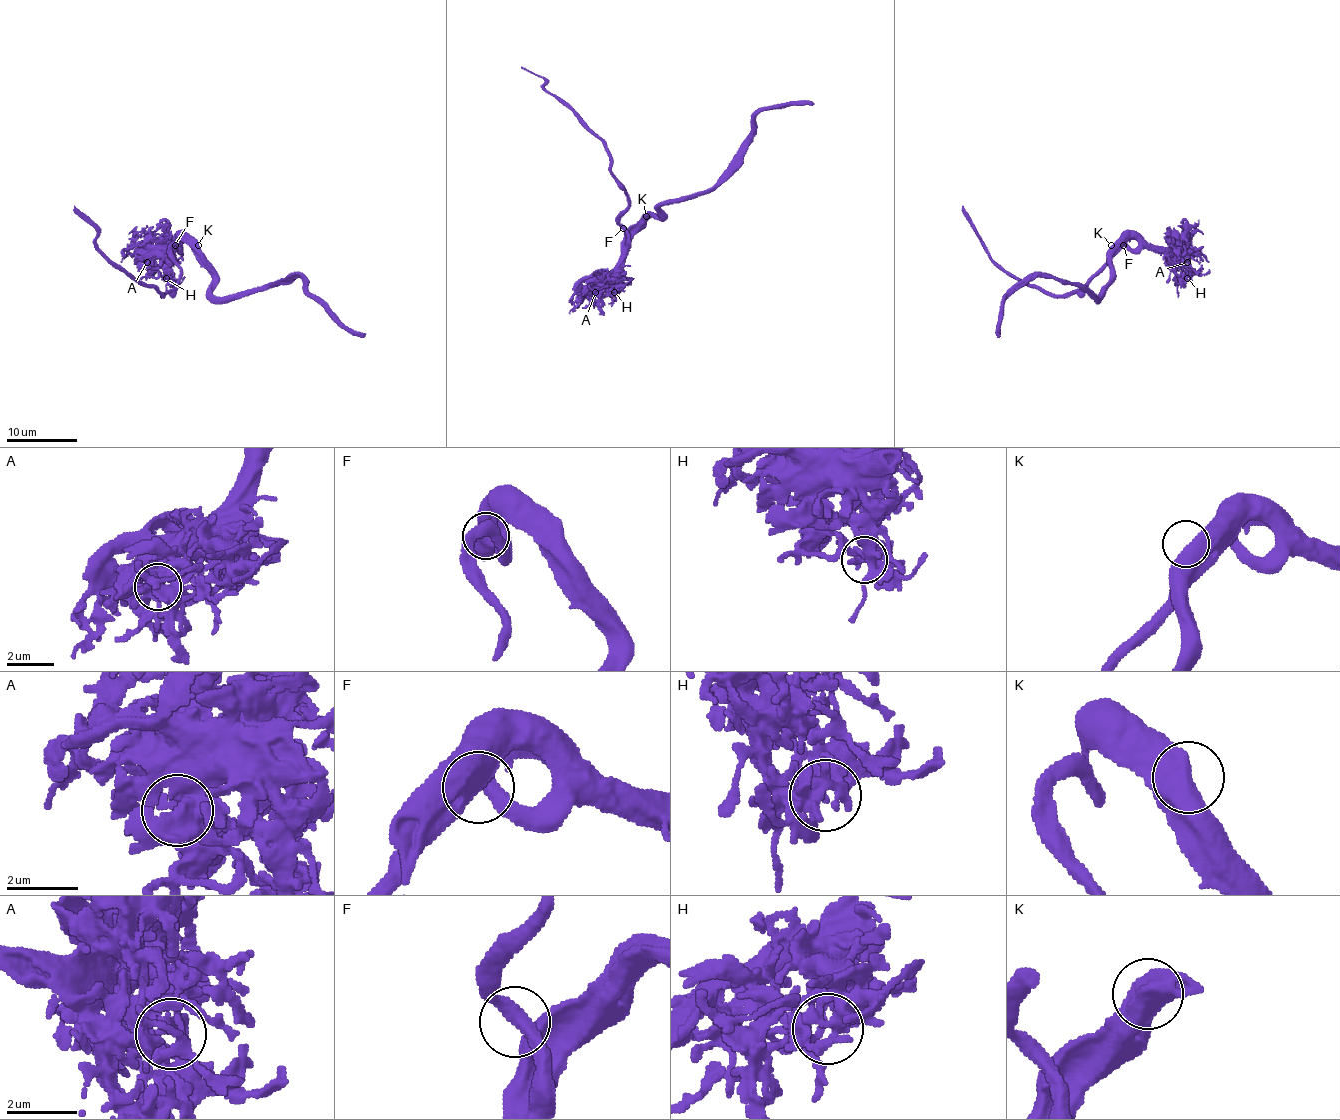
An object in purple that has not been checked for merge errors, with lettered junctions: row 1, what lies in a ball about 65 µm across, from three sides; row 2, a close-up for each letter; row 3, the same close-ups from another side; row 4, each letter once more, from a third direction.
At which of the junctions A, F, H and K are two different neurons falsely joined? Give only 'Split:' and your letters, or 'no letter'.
Split: no letter

